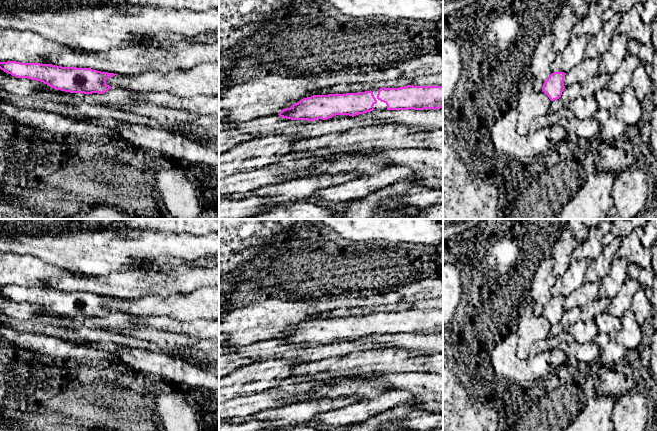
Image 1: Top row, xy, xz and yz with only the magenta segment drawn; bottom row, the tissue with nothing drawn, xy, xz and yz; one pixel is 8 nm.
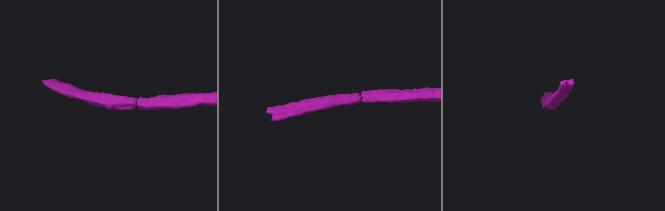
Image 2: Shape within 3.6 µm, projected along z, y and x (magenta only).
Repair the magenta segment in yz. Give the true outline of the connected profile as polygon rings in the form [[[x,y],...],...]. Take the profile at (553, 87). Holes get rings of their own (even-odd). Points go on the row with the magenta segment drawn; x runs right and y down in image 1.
[[[554,72],[544,82],[542,92],[544,92],[551,101],[561,97],[562,92],[565,89],[563,82],[565,75],[566,73],[564,72]]]

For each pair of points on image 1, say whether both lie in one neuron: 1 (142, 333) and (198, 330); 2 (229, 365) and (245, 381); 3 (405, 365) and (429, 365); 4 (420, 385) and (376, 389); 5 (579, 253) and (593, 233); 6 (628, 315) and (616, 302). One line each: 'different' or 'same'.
1: different
2: different
3: same
4: same
5: same
6: different

